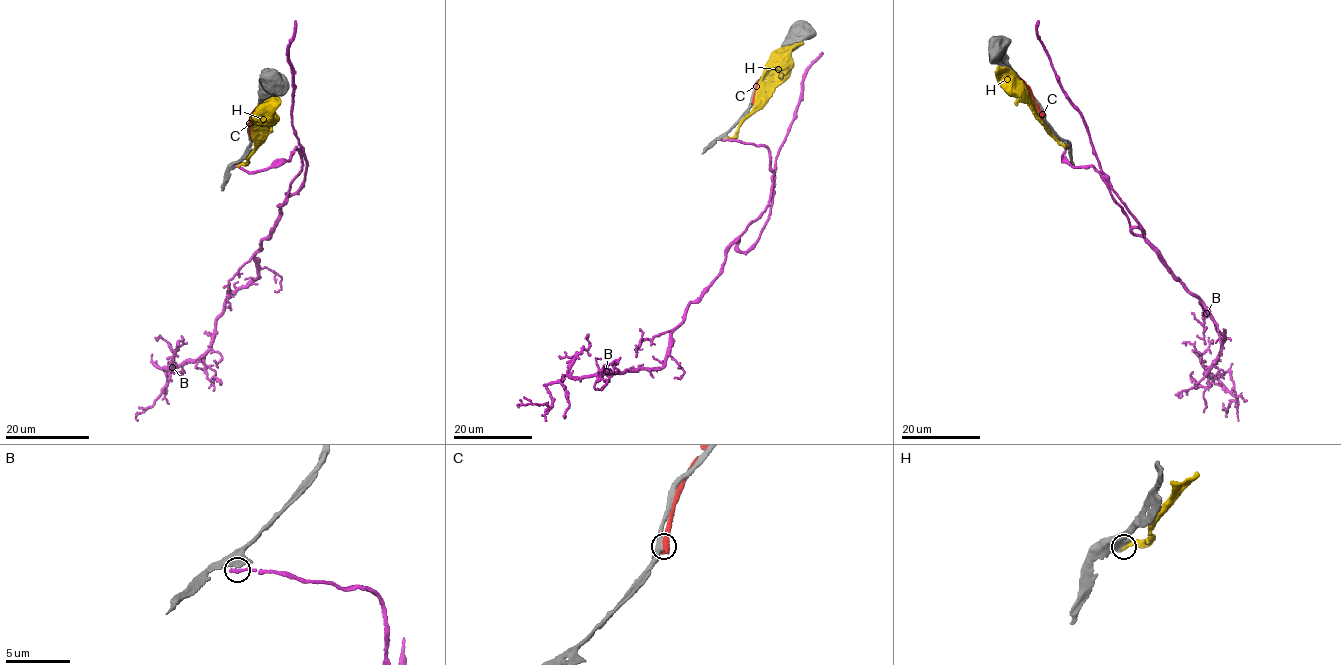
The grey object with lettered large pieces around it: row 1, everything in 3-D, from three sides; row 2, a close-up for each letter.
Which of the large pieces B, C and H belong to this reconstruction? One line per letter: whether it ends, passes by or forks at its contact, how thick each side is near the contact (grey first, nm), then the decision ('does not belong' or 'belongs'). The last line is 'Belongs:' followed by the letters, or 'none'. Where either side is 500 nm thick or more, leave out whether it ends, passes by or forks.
B: it ends; calibres 320 and 360 nm; does not belong
C: calibres 440 and 600 nm; does not belong
H: it ends; calibres 380 and 400 nm; does not belong
Belongs: none

